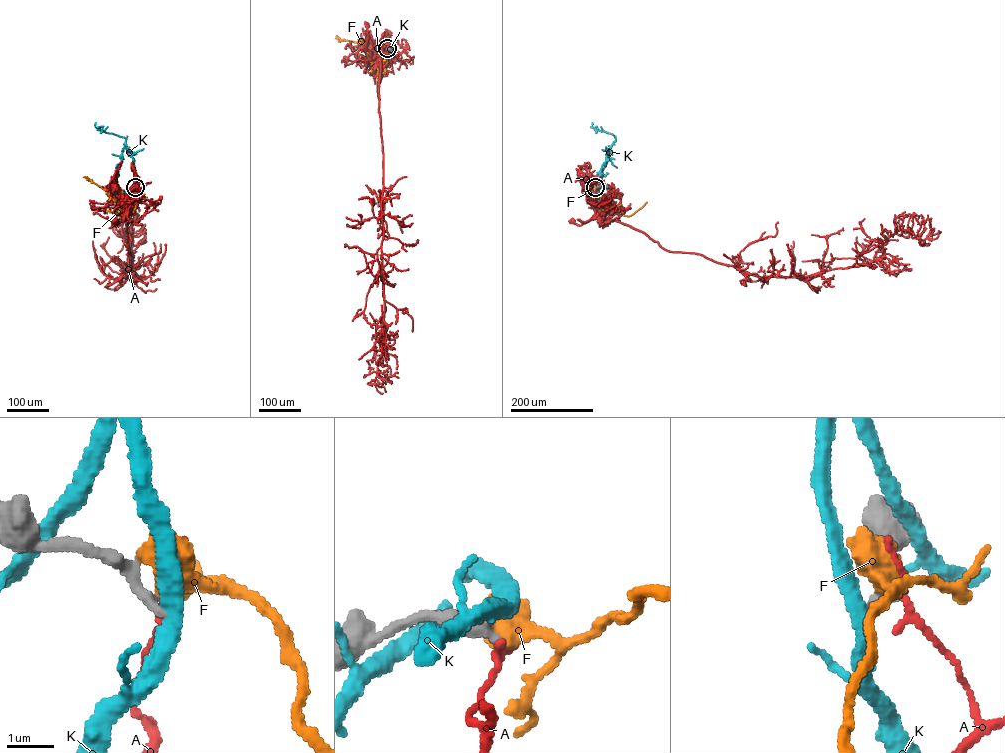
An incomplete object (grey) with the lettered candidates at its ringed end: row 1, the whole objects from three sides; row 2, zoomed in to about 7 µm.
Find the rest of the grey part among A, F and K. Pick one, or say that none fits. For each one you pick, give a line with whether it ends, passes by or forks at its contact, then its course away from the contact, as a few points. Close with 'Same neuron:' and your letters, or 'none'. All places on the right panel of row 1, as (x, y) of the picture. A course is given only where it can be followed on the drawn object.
Same neuron: none

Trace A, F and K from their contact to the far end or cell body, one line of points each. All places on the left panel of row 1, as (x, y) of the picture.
A: (135, 187), (137, 194), (131, 193), (123, 204), (114, 209), (115, 220)
F: (135, 187), (137, 190), (125, 195), (127, 204), (124, 207), (114, 196), (109, 196), (84, 176)
K: (135, 187), (133, 158), (125, 146), (114, 180), (116, 193), (125, 196), (124, 192), (125, 198)

